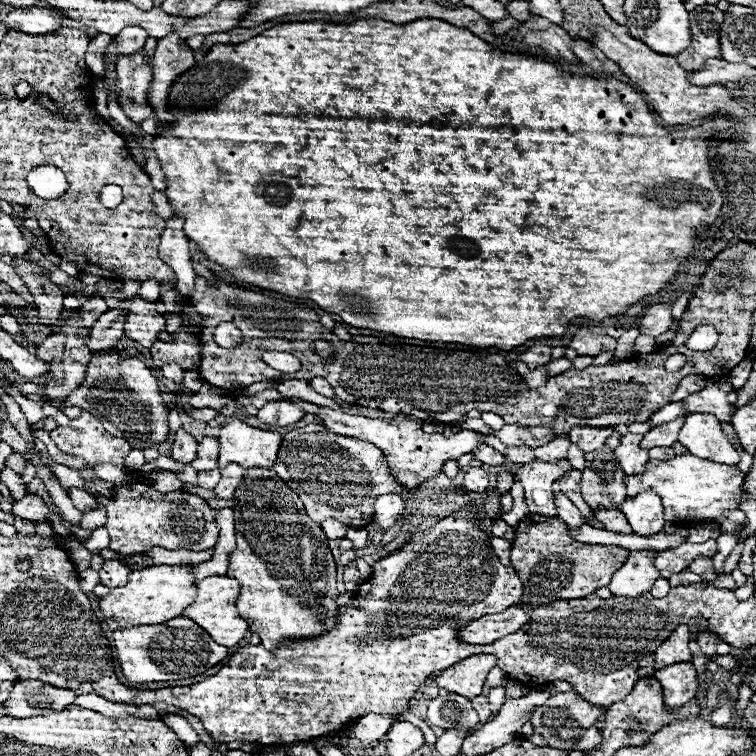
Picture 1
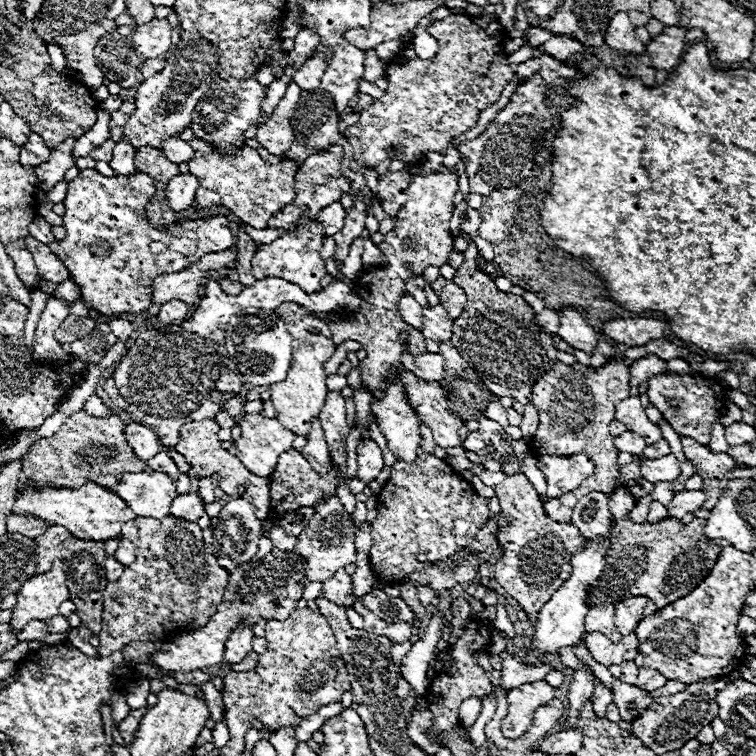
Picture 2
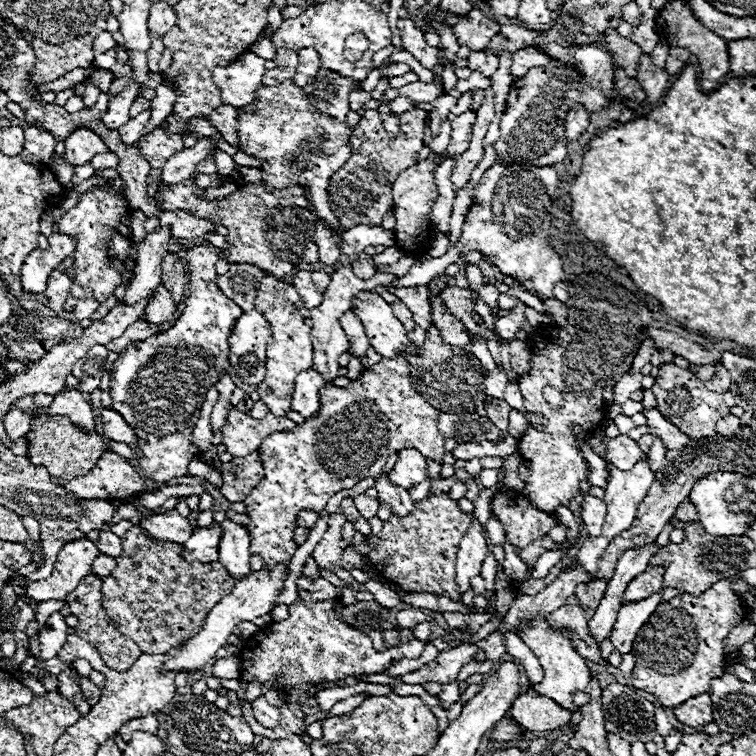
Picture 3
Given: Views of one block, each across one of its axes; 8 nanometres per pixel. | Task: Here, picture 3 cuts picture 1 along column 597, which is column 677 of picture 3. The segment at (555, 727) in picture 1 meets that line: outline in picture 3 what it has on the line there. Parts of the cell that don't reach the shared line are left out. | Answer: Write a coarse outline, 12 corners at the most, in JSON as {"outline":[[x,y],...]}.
{"outline":[[710,694],[674,708],[674,718],[702,732],[712,718]]}

